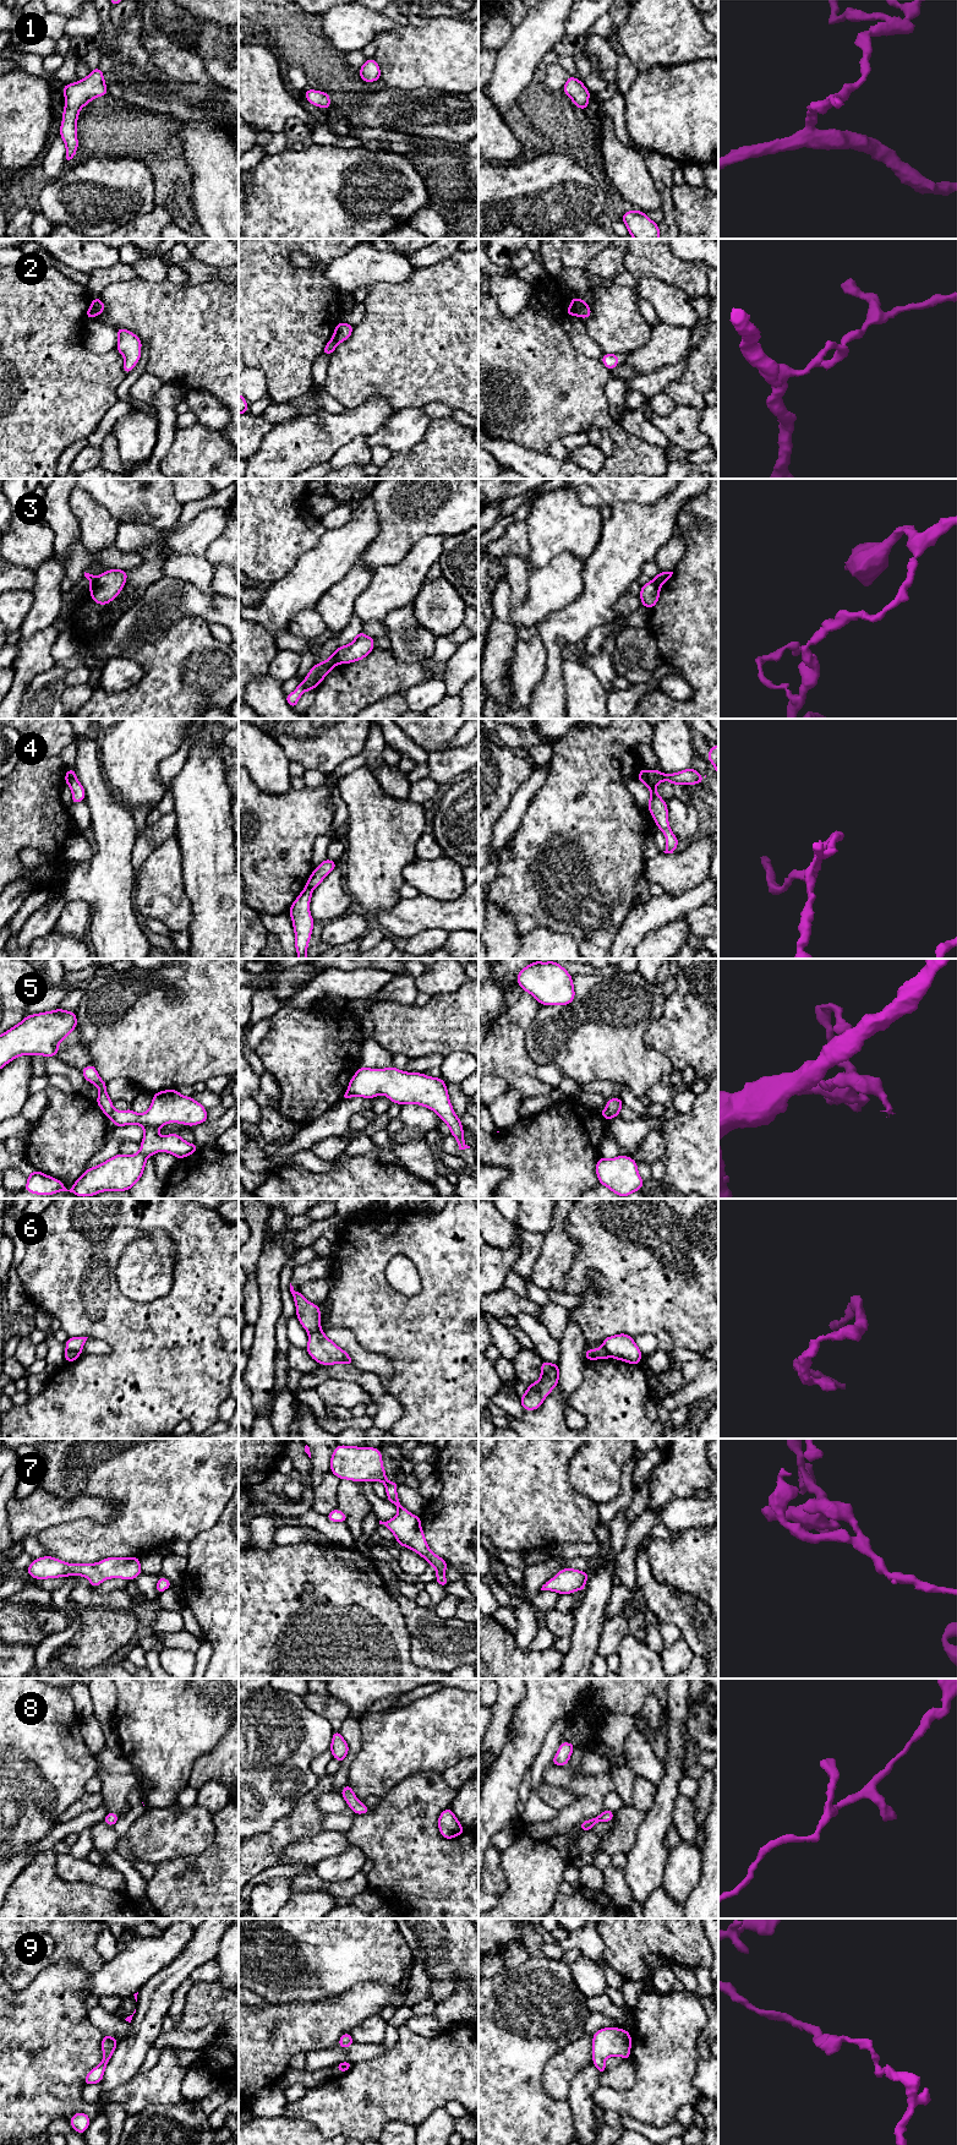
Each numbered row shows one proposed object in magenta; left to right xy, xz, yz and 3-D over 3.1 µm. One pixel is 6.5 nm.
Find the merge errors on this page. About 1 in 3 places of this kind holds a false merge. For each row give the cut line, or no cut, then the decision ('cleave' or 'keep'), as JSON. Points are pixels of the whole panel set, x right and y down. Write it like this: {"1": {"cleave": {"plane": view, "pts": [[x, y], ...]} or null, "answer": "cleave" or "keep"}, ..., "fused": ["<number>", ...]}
{"1": {"cleave": null, "answer": "keep"}, "2": {"cleave": {"plane": "yz", "pts": [[584, 303], [577, 315]]}, "answer": "cleave"}, "3": {"cleave": {"plane": "xy", "pts": [[98, 577], [91, 585]]}, "answer": "cleave"}, "4": {"cleave": {"plane": "yz", "pts": [[646, 770], [646, 780], [655, 786]]}, "answer": "cleave"}, "5": {"cleave": {"plane": "yz", "pts": [[606, 1108], [612, 1117]]}, "answer": "cleave"}, "6": {"cleave": {"plane": "xy", "pts": [[66, 1349], [80, 1354]]}, "answer": "cleave"}, "7": {"cleave": null, "answer": "keep"}, "8": {"cleave": null, "answer": "keep"}, "9": {"cleave": null, "answer": "keep"}, "fused": ["2", "3", "4", "5", "6"]}

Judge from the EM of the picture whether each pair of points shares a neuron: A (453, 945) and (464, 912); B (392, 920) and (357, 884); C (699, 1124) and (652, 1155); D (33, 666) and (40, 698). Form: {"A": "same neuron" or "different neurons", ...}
{"A": "different neurons", "B": "different neurons", "C": "different neurons", "D": "different neurons"}

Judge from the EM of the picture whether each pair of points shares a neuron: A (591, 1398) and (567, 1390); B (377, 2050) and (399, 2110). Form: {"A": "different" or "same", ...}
{"A": "different", "B": "different"}

